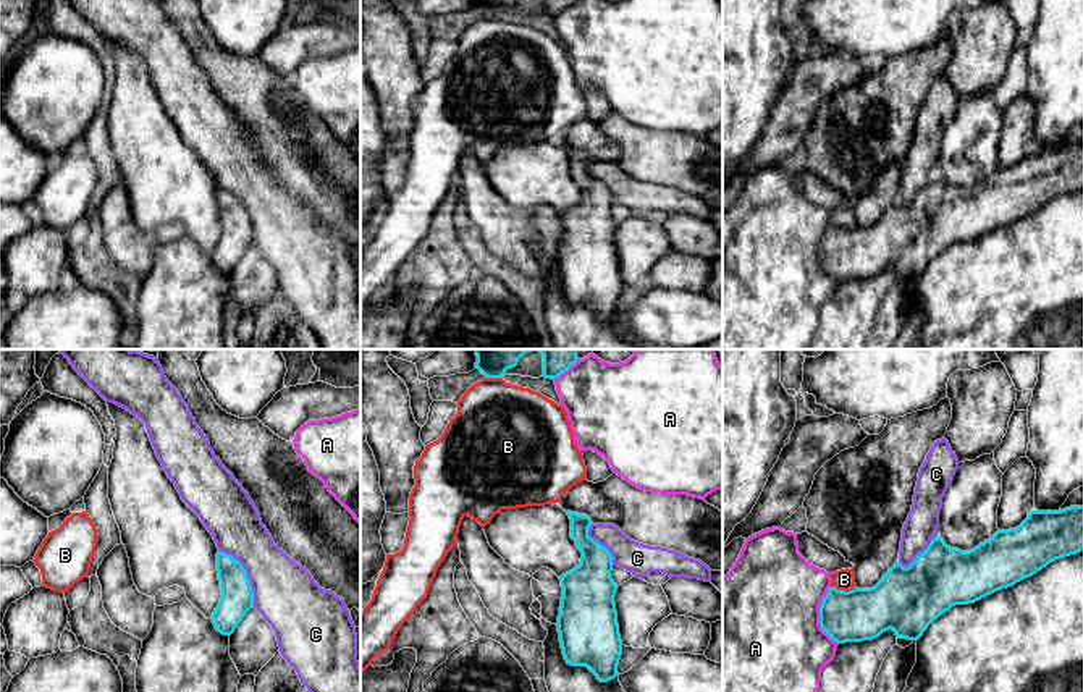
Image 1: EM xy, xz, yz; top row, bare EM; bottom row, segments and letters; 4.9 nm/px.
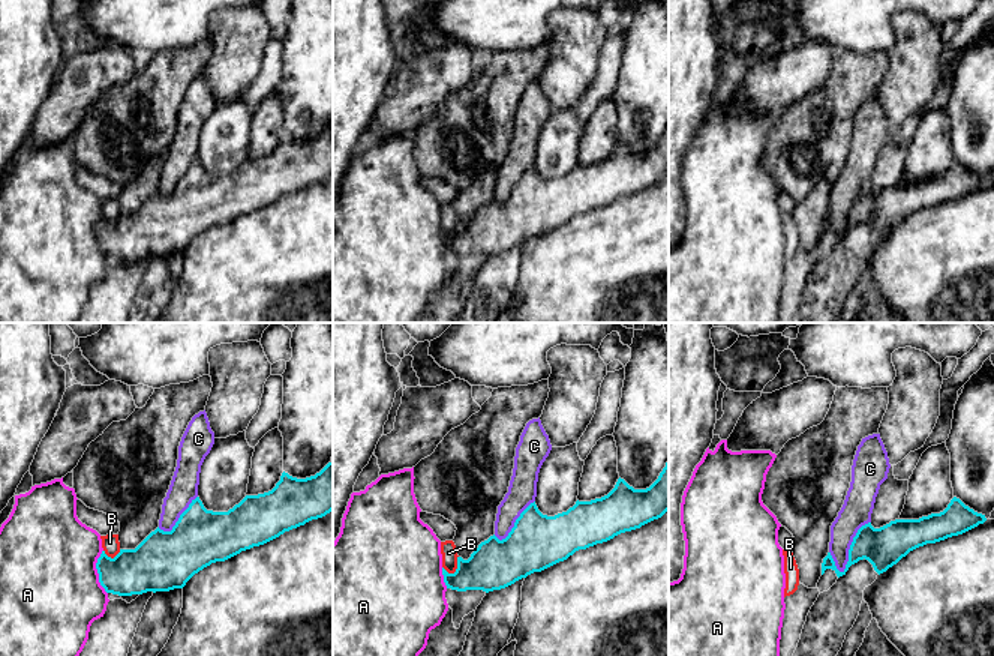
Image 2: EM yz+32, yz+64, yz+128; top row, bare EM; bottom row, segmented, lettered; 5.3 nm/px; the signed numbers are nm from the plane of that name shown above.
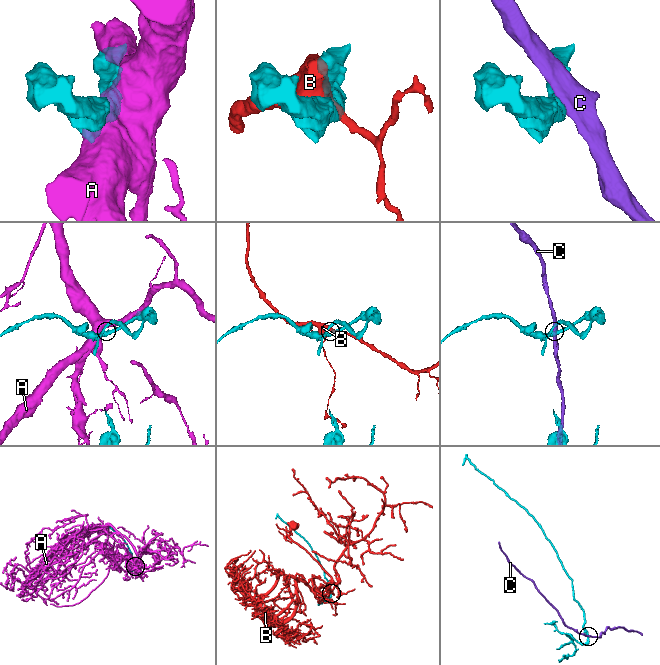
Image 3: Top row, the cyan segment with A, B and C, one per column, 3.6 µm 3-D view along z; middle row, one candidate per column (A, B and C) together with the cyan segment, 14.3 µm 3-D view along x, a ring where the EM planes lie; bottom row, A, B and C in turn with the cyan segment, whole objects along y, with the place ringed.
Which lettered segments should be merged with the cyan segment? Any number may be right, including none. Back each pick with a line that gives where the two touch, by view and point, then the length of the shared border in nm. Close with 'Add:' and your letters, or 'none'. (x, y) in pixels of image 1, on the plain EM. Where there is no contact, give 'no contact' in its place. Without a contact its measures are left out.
Add: none

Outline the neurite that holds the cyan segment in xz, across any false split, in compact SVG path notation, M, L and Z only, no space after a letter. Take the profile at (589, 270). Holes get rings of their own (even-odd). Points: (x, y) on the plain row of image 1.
M566 150L571 157L571 176L582 196L579 204L559 215L559 280L567 302L585 304L598 319L608 320L619 314L622 293L614 241L617 223L611 215L613 194L606 184L588 175L593 162L588 154Z

